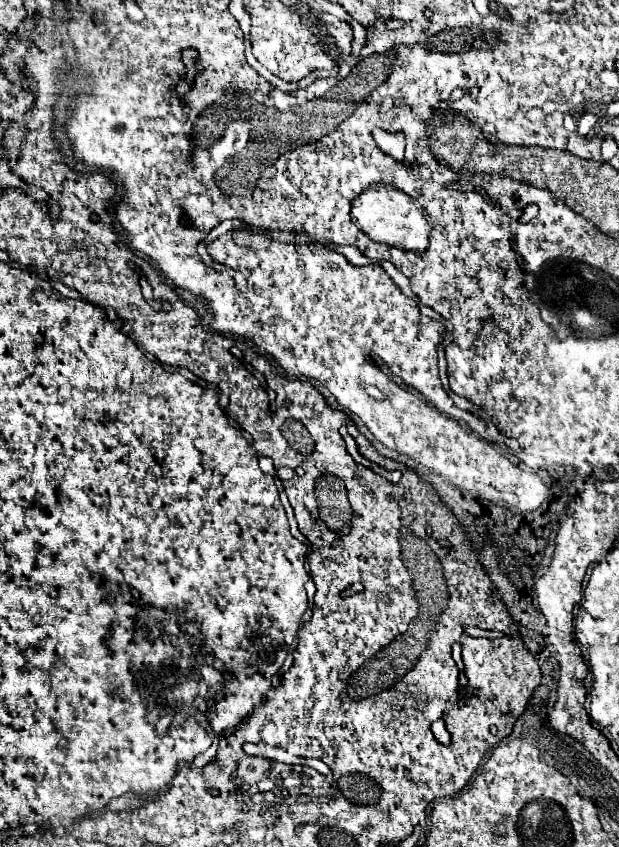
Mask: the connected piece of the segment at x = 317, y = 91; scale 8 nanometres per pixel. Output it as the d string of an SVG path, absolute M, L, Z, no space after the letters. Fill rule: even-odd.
M326 77L326 79L316 79L312 85L308 85L308 89L310 89L310 93L314 95L314 99L318 99L318 95L328 95L328 97L332 97L332 83L330 83L330 79L332 77ZM328 85L330 85L330 91L326 91L328 89Z

